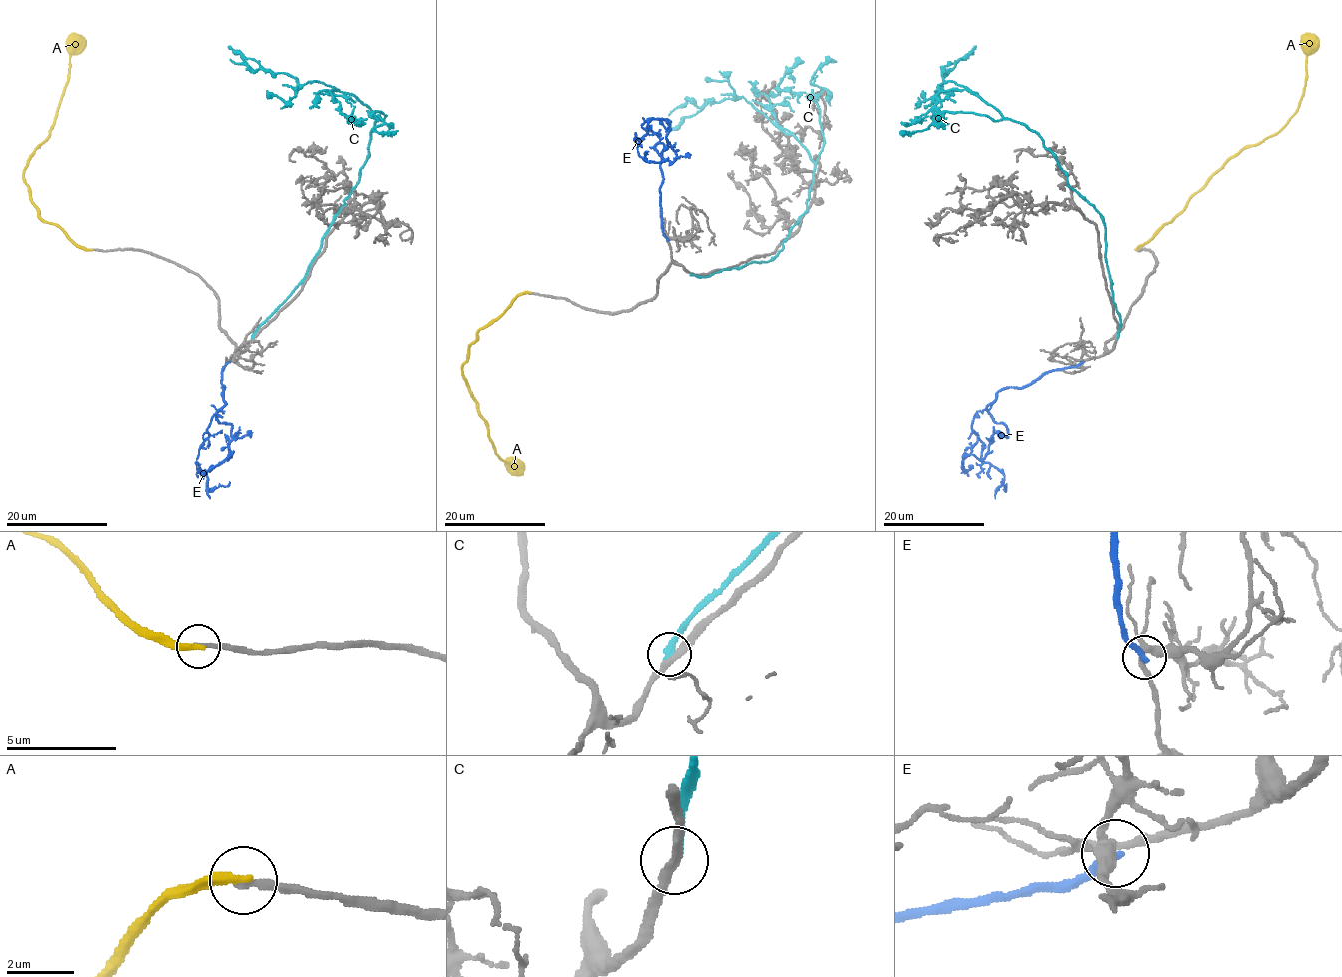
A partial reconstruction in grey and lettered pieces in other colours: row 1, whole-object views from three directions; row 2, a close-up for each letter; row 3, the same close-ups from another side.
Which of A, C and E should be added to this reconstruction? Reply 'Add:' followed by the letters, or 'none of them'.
Add: none of them

